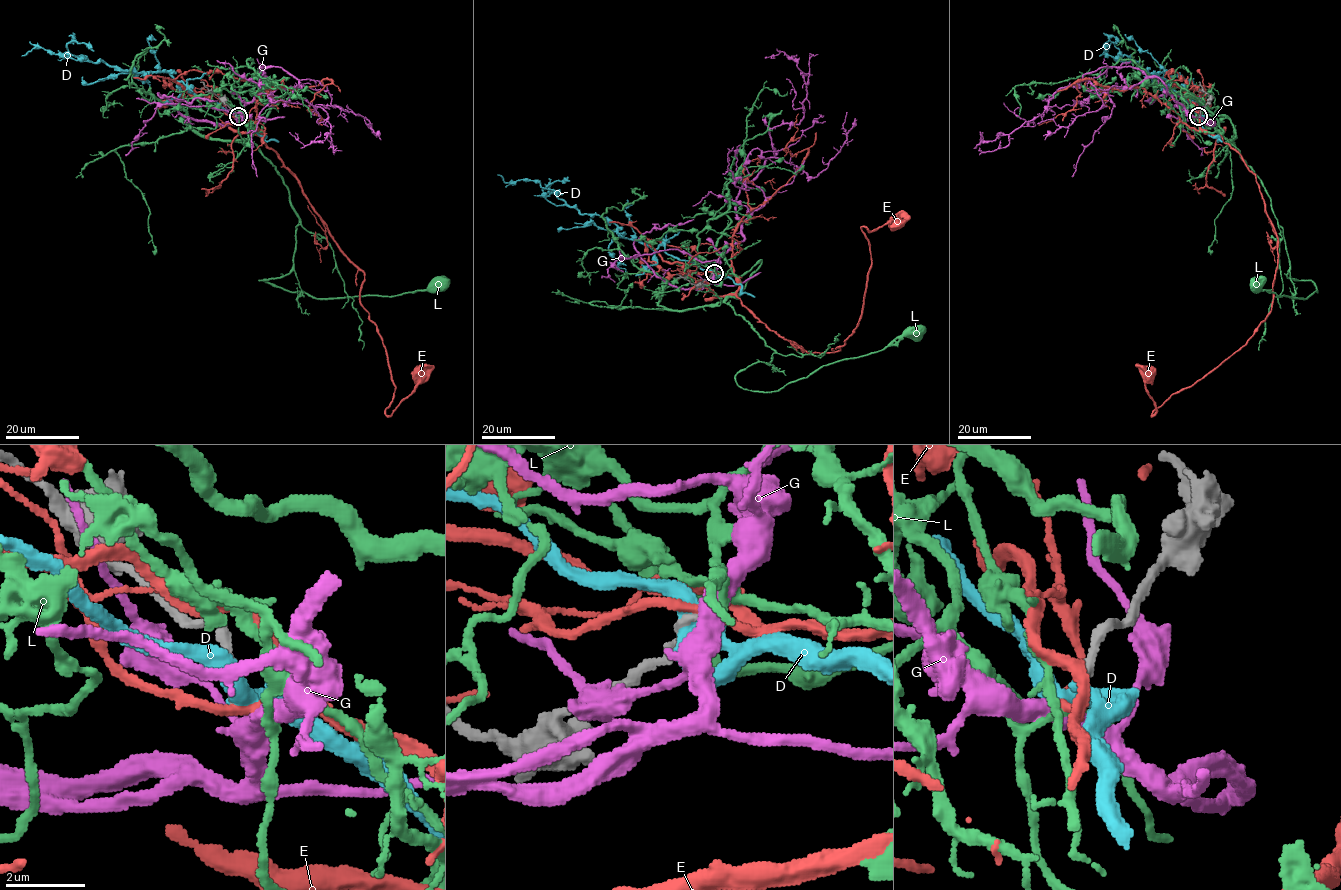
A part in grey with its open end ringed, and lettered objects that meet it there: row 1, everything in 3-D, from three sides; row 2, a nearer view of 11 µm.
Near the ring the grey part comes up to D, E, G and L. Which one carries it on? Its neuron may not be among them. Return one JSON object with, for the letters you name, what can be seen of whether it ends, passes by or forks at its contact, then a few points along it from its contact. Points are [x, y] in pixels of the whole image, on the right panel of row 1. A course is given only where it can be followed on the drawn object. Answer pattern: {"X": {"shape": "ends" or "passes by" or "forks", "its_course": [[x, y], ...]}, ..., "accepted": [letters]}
{"L": {"shape": "passes by", "its_course": [[1197, 117], [1182, 114], [1260, 180], [1286, 274], [1317, 292], [1279, 296], [1257, 283]]}, "accepted": ["L"]}

